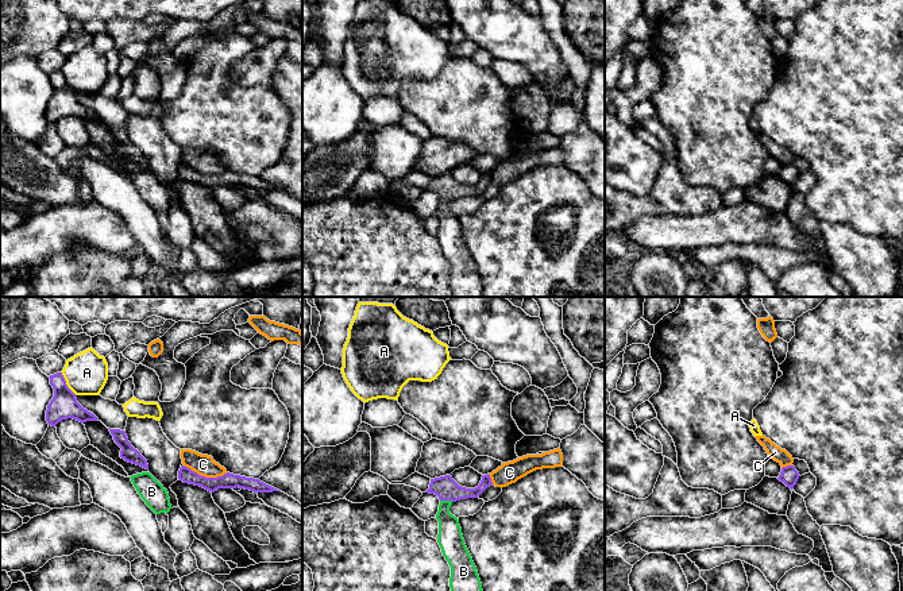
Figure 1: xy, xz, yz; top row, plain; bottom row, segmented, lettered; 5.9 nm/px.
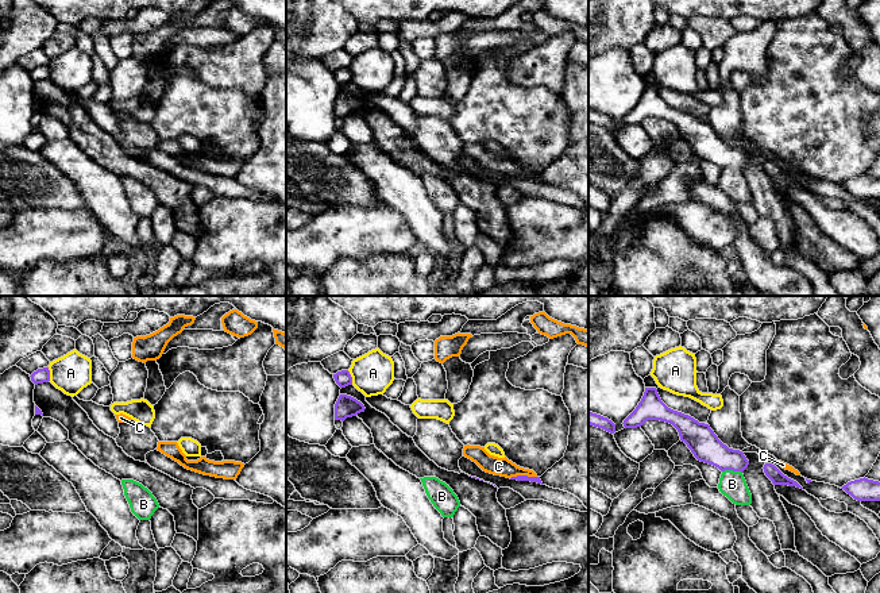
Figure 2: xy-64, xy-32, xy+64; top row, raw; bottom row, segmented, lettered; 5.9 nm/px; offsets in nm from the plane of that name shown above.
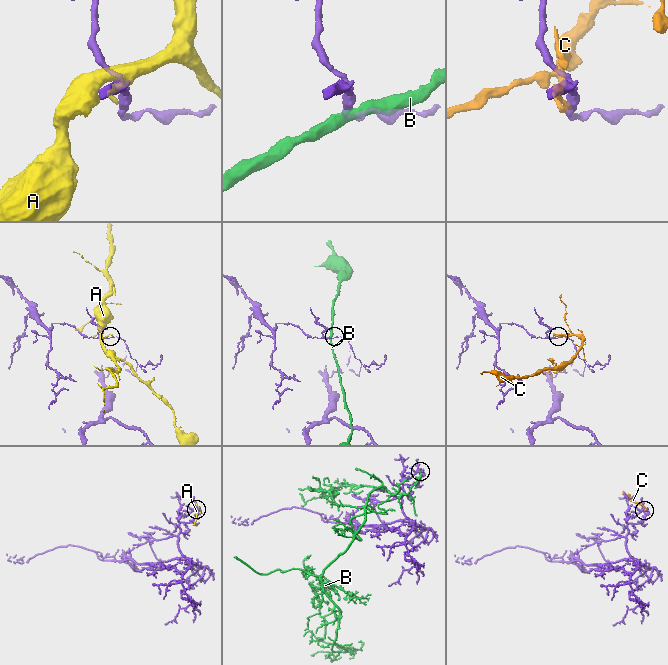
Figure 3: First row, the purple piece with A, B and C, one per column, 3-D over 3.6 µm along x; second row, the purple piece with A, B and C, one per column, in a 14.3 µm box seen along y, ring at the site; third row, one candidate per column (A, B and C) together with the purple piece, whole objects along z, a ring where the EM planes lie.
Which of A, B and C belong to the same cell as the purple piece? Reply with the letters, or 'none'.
none

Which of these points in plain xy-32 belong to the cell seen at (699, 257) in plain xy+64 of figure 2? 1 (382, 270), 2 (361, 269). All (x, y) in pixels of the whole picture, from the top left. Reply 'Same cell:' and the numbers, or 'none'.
Same cell: 1, 2

